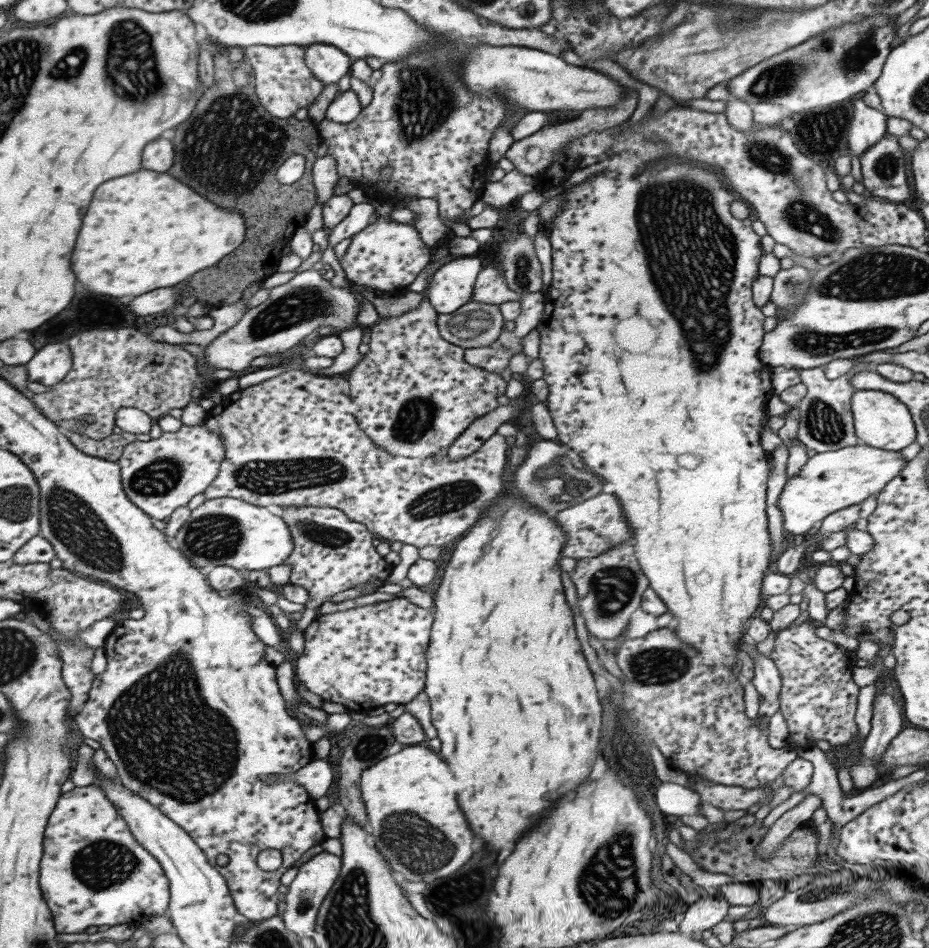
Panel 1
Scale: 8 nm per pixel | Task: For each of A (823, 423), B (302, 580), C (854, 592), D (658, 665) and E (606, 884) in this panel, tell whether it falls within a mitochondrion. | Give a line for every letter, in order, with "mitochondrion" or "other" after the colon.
A: mitochondrion
B: other
C: other
D: mitochondrion
E: mitochondrion

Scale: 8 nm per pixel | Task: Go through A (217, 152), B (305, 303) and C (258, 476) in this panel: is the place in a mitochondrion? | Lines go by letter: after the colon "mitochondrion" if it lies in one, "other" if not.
A: mitochondrion
B: mitochondrion
C: mitochondrion

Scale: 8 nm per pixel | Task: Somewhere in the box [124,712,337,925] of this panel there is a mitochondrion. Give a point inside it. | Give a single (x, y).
(305, 900)

